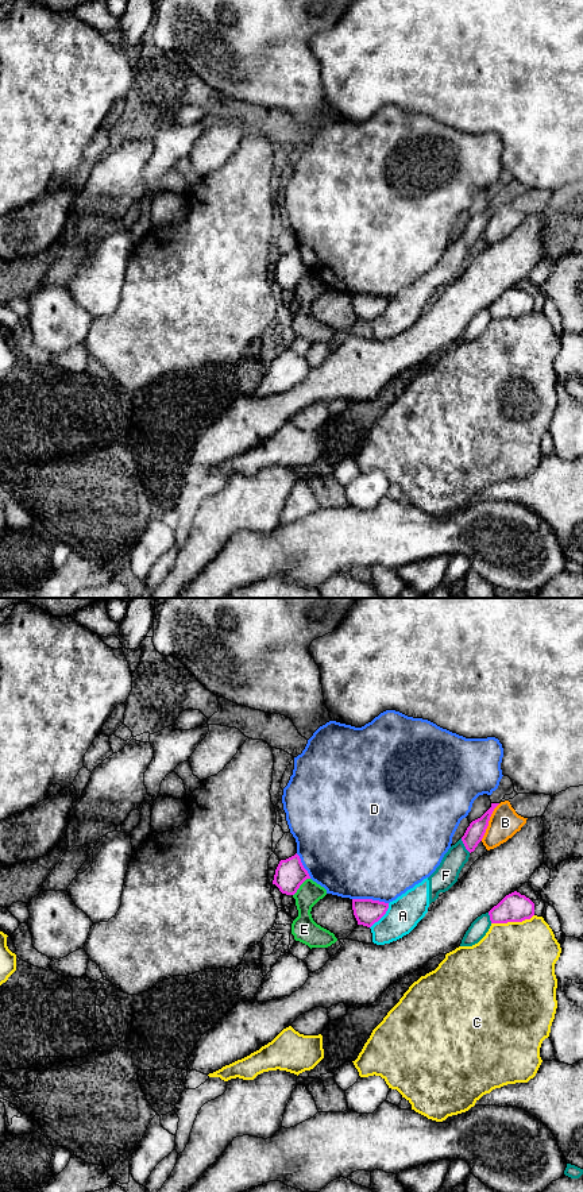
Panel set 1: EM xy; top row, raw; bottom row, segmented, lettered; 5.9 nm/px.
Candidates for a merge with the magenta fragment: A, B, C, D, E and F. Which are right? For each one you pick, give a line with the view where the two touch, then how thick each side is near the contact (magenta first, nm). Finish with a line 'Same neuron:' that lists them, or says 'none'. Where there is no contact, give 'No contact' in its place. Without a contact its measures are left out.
Same neuron: none

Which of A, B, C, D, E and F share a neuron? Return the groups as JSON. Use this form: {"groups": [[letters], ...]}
{"groups": [["A", "F"], ["B"], ["C"], ["D"], ["E"]]}

